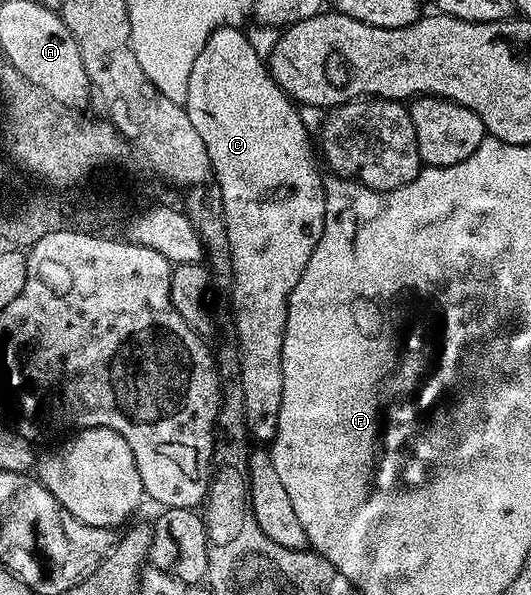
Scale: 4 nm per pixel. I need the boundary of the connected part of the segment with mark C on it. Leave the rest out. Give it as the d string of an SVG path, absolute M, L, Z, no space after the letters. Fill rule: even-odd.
M219 27L208 41L205 48L198 53L194 67L190 69L189 85L187 86L186 97L182 104L188 112L190 122L194 124L194 129L198 129L198 134L202 136L202 141L206 145L206 153L210 153L212 162L212 173L215 186L220 186L218 198L220 207L224 211L226 221L226 233L230 241L230 253L232 254L232 319L236 322L235 342L240 349L240 380L242 381L242 405L244 406L244 416L248 426L248 434L253 440L261 439L261 444L271 444L278 429L278 409L282 409L282 337L286 333L286 313L288 312L288 298L302 278L302 273L306 273L306 261L310 261L310 253L314 253L314 245L318 245L318 237L322 237L322 229L326 225L326 197L324 196L325 176L320 175L321 164L318 162L318 155L312 152L314 149L314 139L310 134L308 126L302 121L300 107L293 100L289 99L280 86L274 81L272 72L268 70L268 64L257 53L252 44L251 38L242 33L243 30L237 27Z

